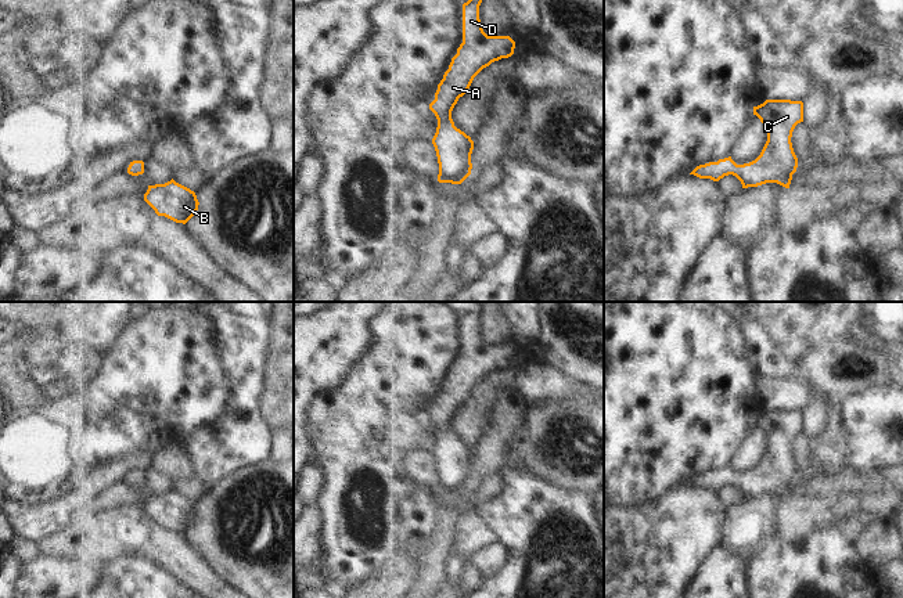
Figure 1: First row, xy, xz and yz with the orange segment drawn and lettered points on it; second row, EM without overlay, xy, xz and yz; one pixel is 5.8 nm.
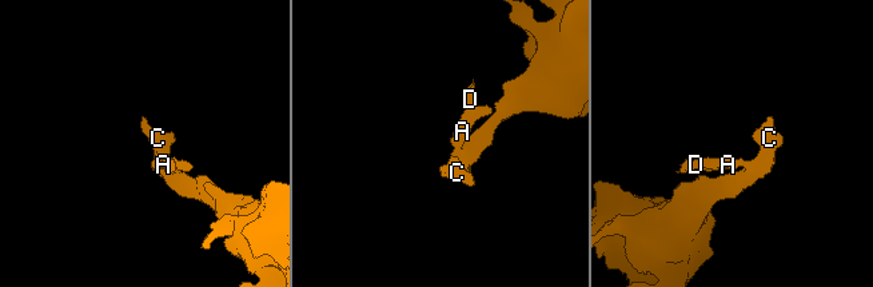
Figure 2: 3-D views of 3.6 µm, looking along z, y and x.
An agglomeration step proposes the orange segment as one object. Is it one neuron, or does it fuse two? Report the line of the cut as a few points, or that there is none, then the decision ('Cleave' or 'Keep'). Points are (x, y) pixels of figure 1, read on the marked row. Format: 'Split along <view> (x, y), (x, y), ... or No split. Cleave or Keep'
No split. Keep.

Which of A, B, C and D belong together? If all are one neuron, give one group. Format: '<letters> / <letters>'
A B C D

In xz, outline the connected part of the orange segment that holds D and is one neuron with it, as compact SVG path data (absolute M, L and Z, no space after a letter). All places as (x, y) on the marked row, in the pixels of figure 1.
M468 0L463 4L463 43L438 84L435 100L429 104L438 119L432 144L439 163L439 183L461 184L472 169L474 141L454 126L454 105L483 68L511 57L515 48L510 36L488 36L483 32L479 19L481 3L482 0Z

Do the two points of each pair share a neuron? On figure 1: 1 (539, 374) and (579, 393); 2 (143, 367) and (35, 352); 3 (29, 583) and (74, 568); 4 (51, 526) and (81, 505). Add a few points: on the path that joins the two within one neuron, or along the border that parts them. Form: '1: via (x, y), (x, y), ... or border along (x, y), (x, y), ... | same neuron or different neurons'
1: via (549, 384), (569, 389) | same neuron
2: border along (69, 352), (65, 364) | different neurons
3: via (40, 583), (63, 572) | same neuron
4: via (58, 519), (74, 512) | same neuron

